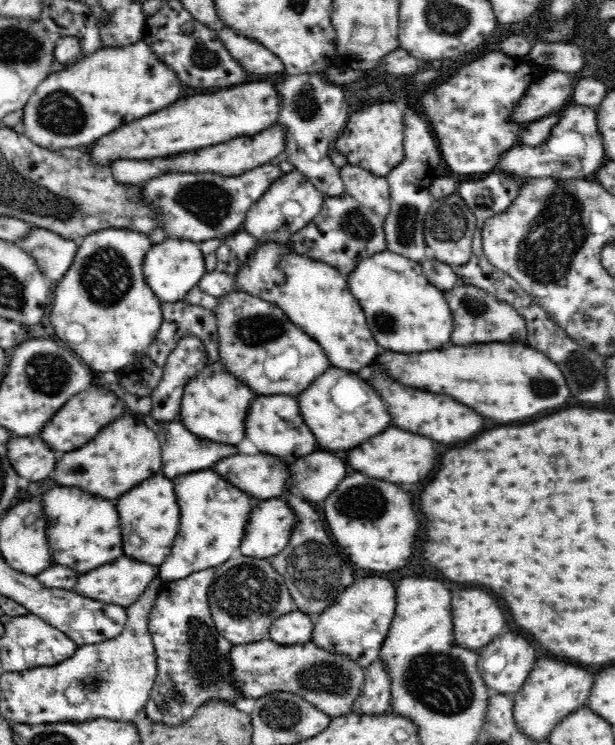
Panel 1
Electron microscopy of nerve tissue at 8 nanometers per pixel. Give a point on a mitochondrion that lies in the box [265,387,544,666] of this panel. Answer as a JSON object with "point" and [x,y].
{"point":[324,577]}

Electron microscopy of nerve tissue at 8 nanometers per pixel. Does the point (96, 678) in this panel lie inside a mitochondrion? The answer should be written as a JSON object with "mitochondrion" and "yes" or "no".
{"mitochondrion":"yes"}

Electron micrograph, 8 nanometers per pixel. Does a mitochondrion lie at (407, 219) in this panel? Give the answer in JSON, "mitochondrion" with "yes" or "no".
{"mitochondrion":"yes"}

